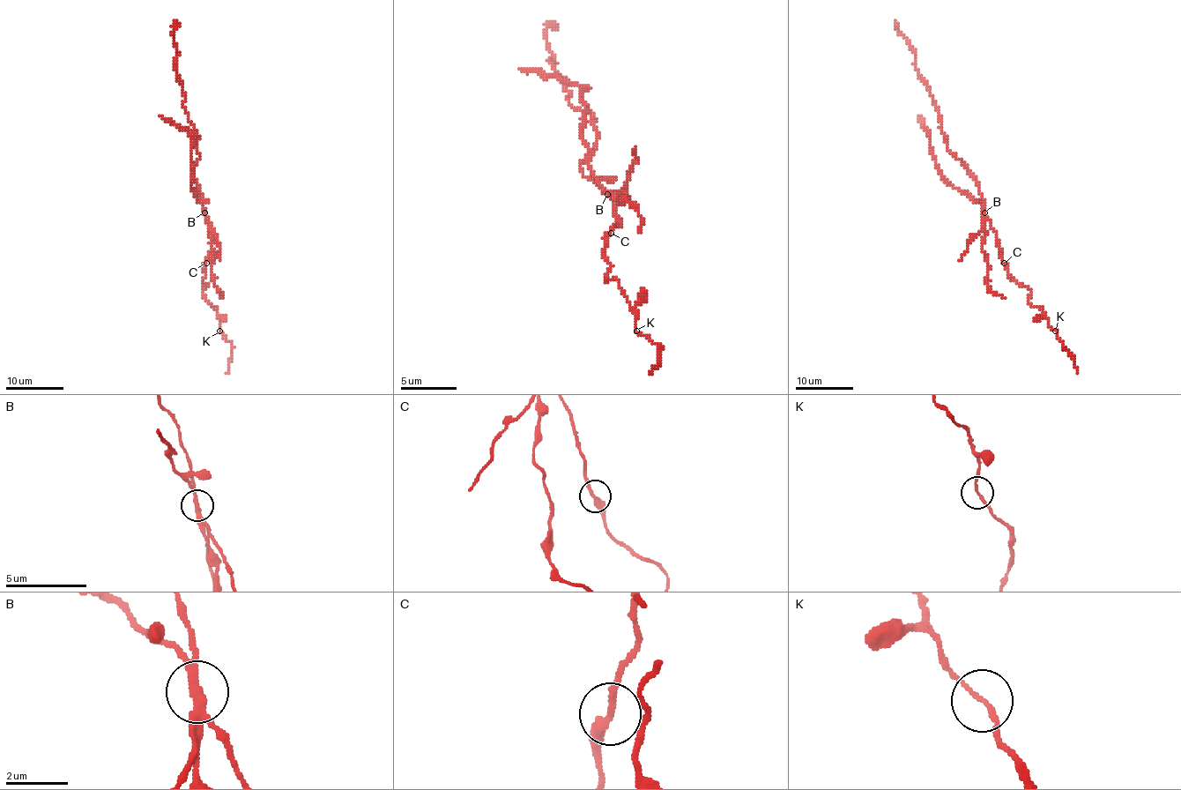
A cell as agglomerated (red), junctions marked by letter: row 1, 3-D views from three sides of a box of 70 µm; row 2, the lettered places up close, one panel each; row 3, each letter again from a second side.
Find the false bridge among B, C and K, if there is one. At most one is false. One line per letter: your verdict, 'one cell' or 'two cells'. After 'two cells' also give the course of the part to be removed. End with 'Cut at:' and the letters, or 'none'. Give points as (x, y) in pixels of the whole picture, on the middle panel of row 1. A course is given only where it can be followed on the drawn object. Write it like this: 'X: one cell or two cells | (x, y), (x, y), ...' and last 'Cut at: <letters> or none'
B: two cells | (607, 194), (588, 166), (583, 138), (580, 93), (583, 91), (571, 83), (519, 69)
C: one cell
K: one cell
Cut at: B

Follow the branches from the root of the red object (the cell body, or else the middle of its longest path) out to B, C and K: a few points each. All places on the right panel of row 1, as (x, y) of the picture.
B: (983, 200), (984, 212)
C: (983, 200), (984, 215), (996, 234), (1004, 263)
K: (983, 200), (984, 215), (996, 234), (1007, 272), (1030, 291), (1028, 301), (1043, 311), (1048, 324), (1055, 331)

